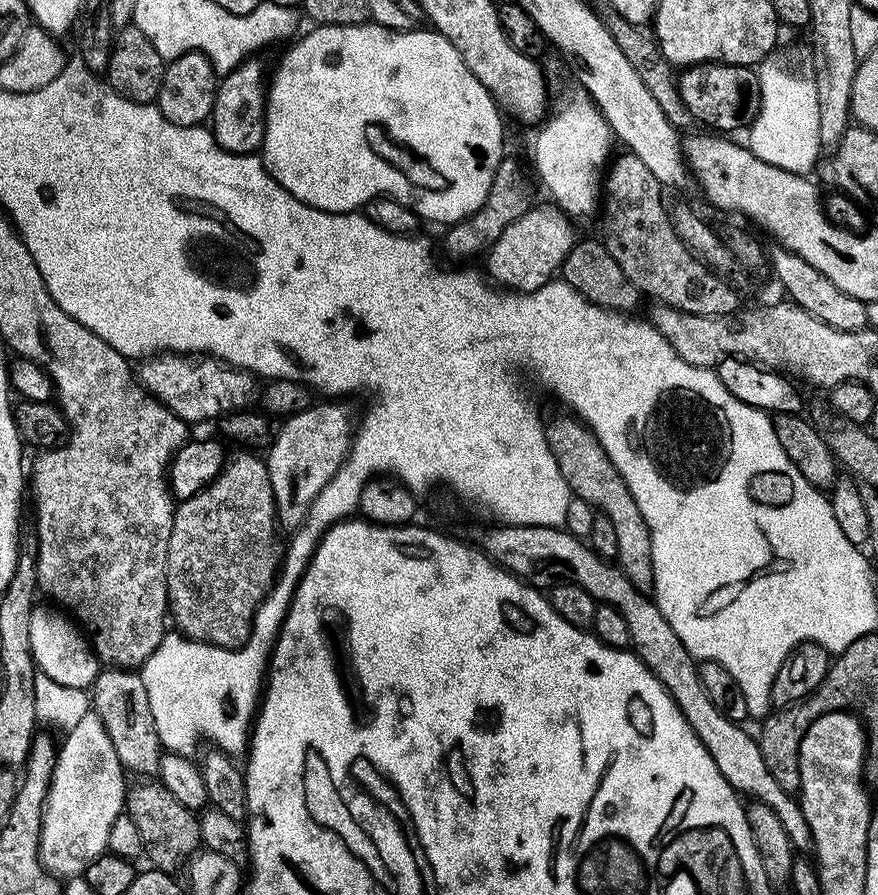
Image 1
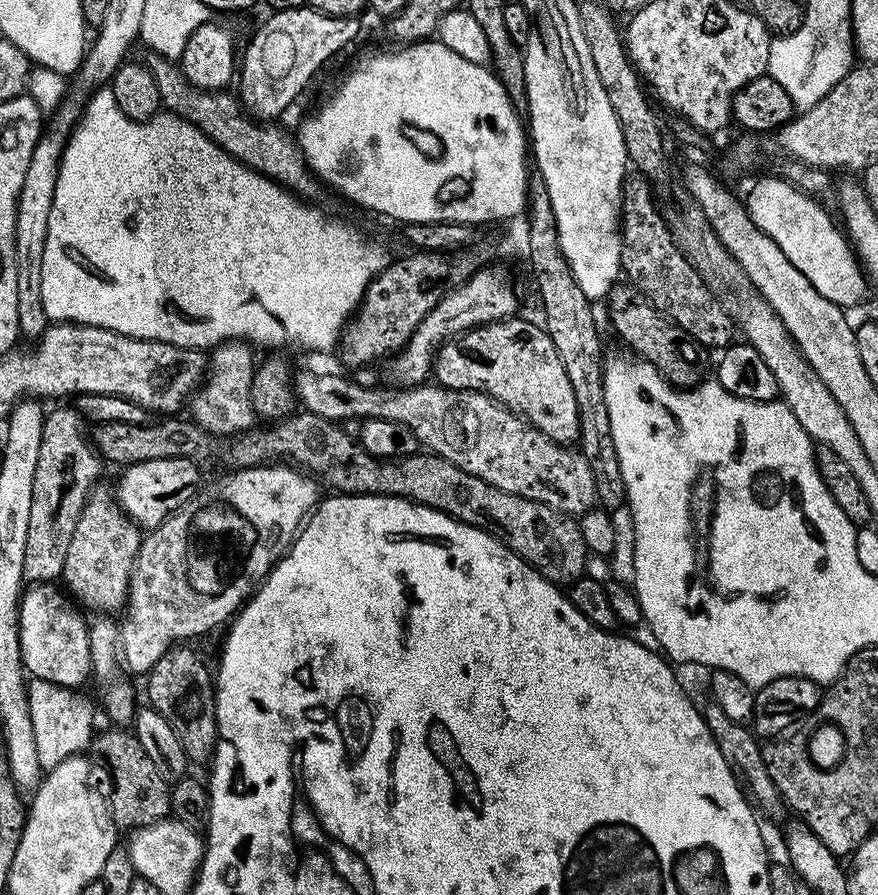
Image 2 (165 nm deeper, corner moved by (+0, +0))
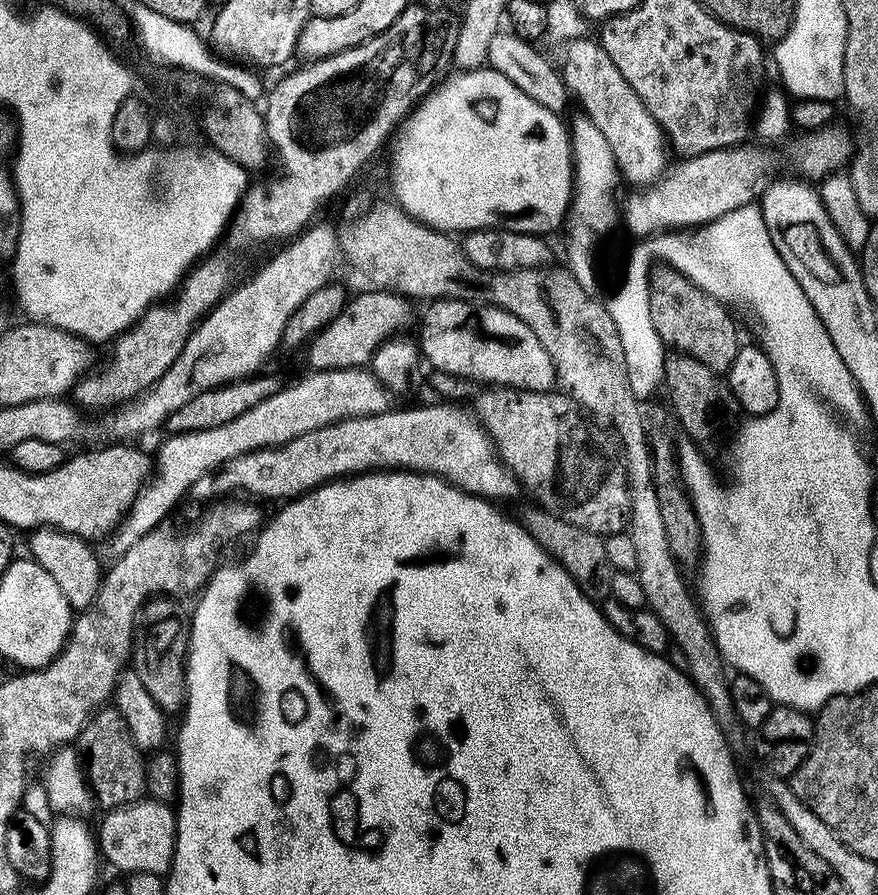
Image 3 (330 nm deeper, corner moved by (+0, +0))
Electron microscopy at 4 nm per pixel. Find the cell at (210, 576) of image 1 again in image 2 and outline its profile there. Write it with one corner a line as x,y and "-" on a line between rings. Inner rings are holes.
225,342
213,347
210,352
210,371
190,401
191,419
199,428
205,428
209,436
219,438
239,437
257,423
256,412
250,402
250,386
254,371
253,349
244,342

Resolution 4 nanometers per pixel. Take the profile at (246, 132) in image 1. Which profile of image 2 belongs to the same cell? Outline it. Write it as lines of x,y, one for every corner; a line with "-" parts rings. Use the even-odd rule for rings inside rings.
310,7
276,10
257,30
238,60
238,95
244,111
261,122
276,122
299,98
316,71
331,56
336,56
360,32
360,20
354,16
334,18

